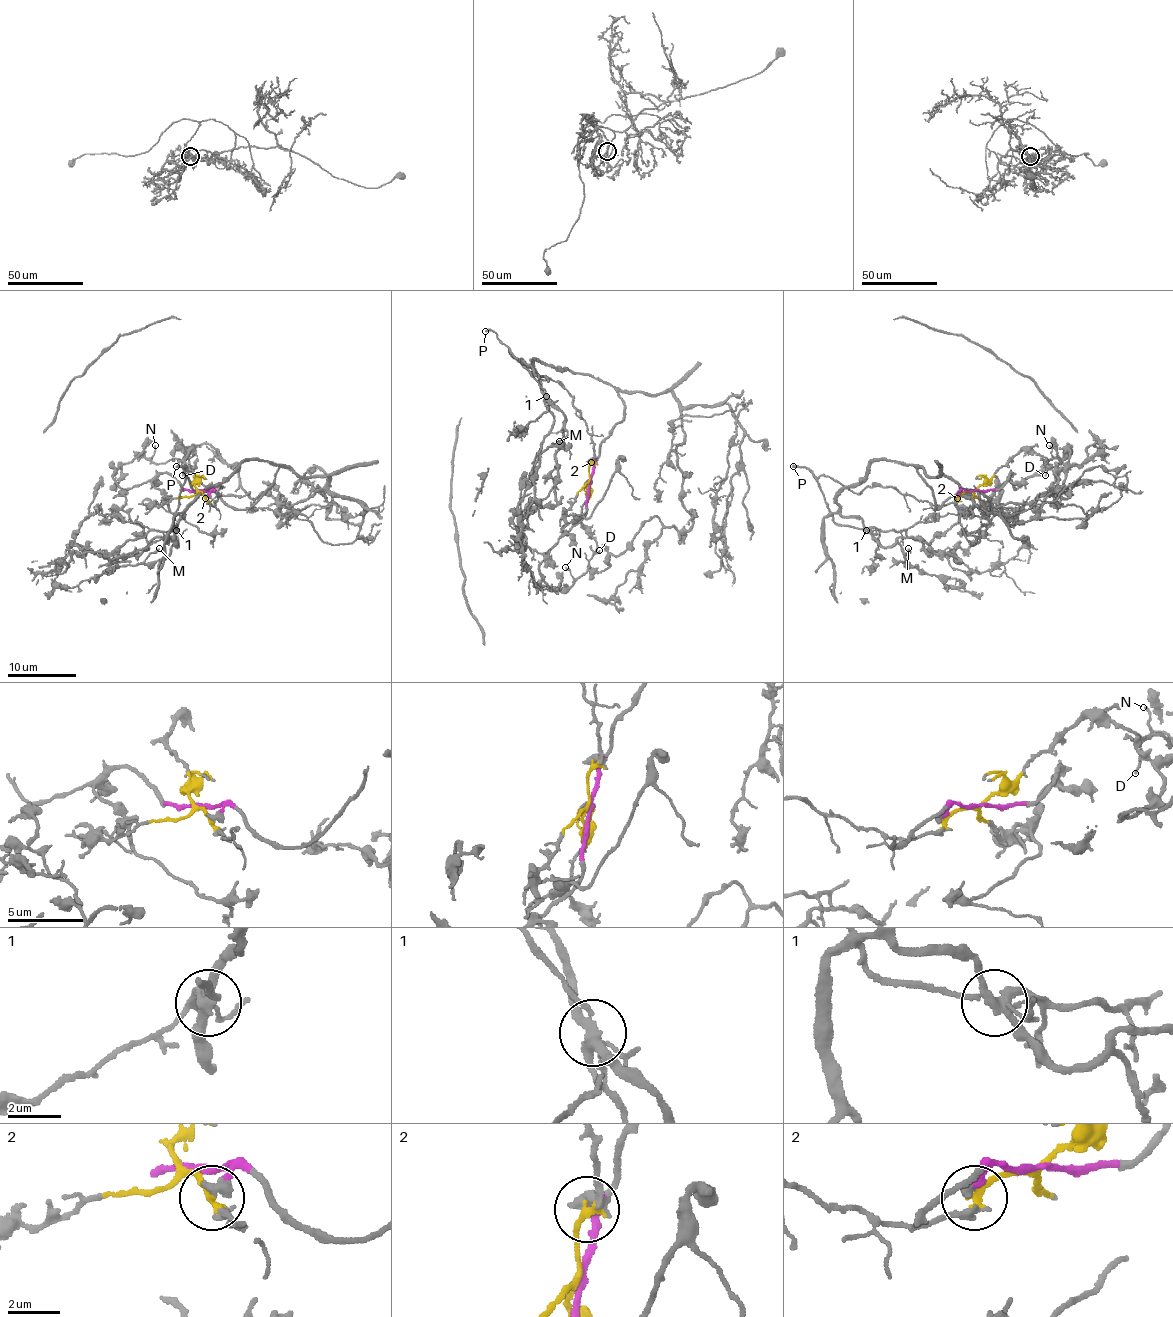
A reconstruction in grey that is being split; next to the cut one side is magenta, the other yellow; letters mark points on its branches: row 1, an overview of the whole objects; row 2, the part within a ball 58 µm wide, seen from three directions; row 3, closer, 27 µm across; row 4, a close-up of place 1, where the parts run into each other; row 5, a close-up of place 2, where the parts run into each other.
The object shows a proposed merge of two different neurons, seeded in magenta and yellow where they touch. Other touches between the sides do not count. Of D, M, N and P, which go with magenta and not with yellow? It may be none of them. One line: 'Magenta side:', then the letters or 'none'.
Magenta side: M

